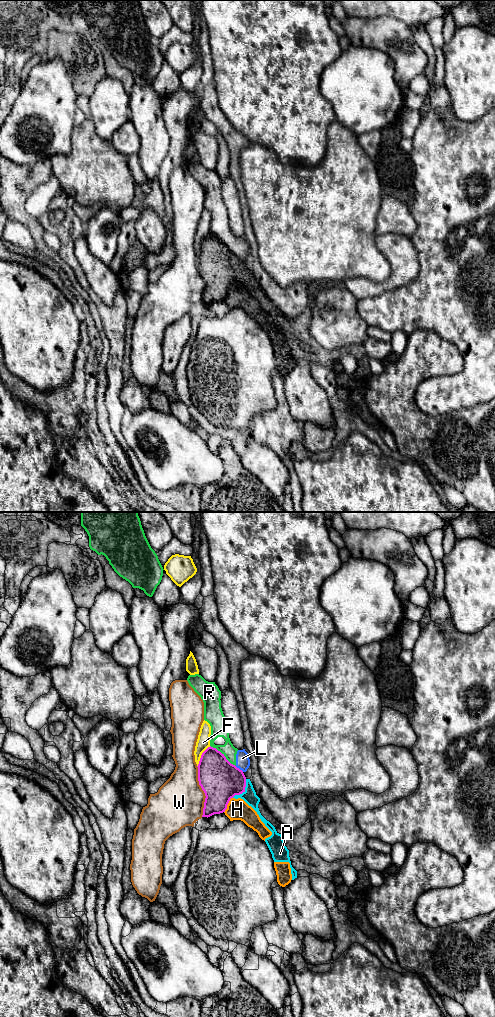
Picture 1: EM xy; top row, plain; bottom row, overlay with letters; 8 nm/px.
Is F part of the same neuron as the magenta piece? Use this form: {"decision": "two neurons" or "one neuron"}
{"decision": "two neurons"}

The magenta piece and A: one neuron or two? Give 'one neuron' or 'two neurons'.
two neurons

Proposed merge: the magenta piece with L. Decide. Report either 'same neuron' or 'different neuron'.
different neuron

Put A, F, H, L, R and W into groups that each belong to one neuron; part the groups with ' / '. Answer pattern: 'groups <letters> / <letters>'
groups A H / F / L R / W

